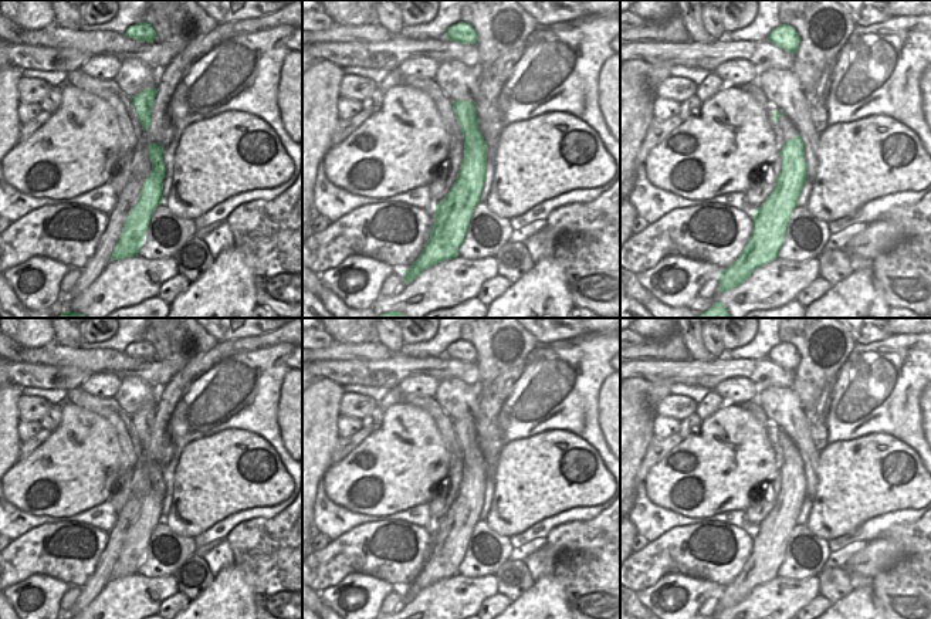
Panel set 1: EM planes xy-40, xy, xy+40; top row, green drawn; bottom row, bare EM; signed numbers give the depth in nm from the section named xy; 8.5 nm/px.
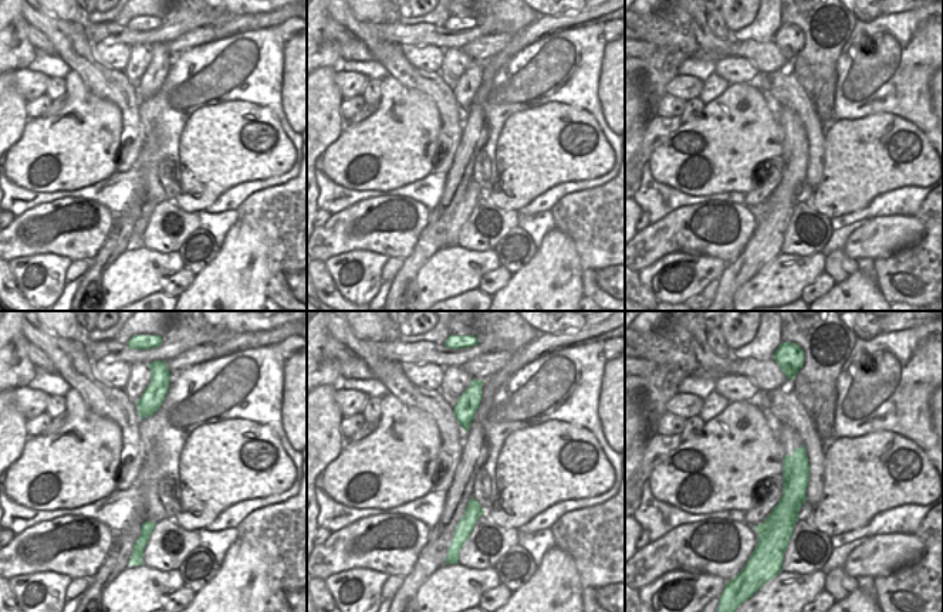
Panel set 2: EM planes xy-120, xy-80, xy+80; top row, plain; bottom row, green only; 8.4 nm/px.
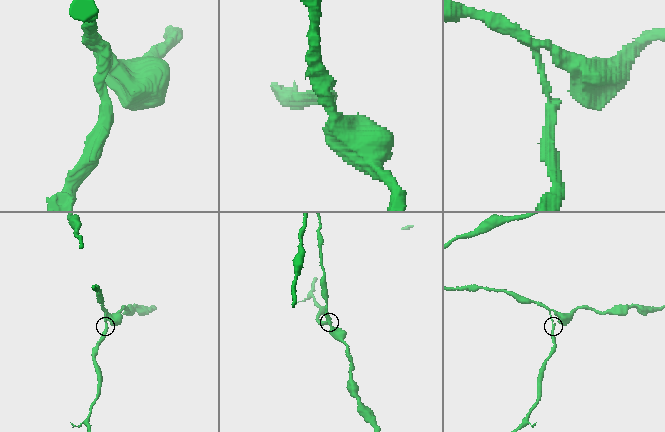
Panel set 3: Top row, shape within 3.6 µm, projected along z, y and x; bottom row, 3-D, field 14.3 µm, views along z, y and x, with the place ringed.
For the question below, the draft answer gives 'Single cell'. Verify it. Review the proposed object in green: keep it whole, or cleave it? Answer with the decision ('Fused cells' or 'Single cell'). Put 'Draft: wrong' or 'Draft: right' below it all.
Fused cells.
Draft: wrong

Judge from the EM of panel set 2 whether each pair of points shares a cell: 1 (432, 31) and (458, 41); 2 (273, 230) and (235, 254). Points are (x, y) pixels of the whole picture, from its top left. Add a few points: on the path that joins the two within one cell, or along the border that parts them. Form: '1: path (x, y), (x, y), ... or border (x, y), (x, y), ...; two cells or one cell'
1: path (438, 36), (452, 39); one cell
2: border (237, 219), (262, 237), (270, 270); two cells

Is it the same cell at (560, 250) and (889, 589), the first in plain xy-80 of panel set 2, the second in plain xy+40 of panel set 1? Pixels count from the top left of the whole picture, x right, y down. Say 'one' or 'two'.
two

